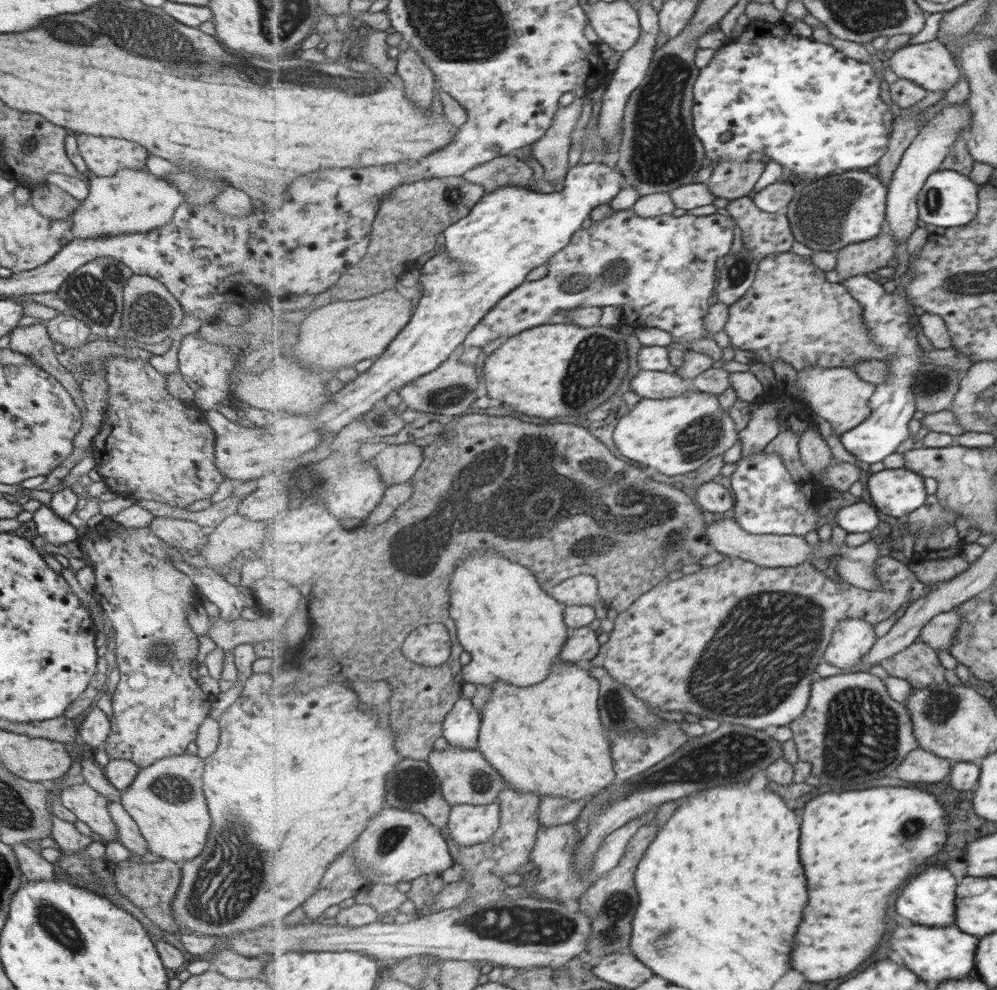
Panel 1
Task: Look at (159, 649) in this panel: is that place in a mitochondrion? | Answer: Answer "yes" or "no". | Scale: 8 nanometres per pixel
yes

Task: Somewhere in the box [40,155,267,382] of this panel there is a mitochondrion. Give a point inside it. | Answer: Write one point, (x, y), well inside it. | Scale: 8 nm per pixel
(94, 295)

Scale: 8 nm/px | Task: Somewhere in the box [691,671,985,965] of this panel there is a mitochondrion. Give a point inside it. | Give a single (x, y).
(863, 731)

